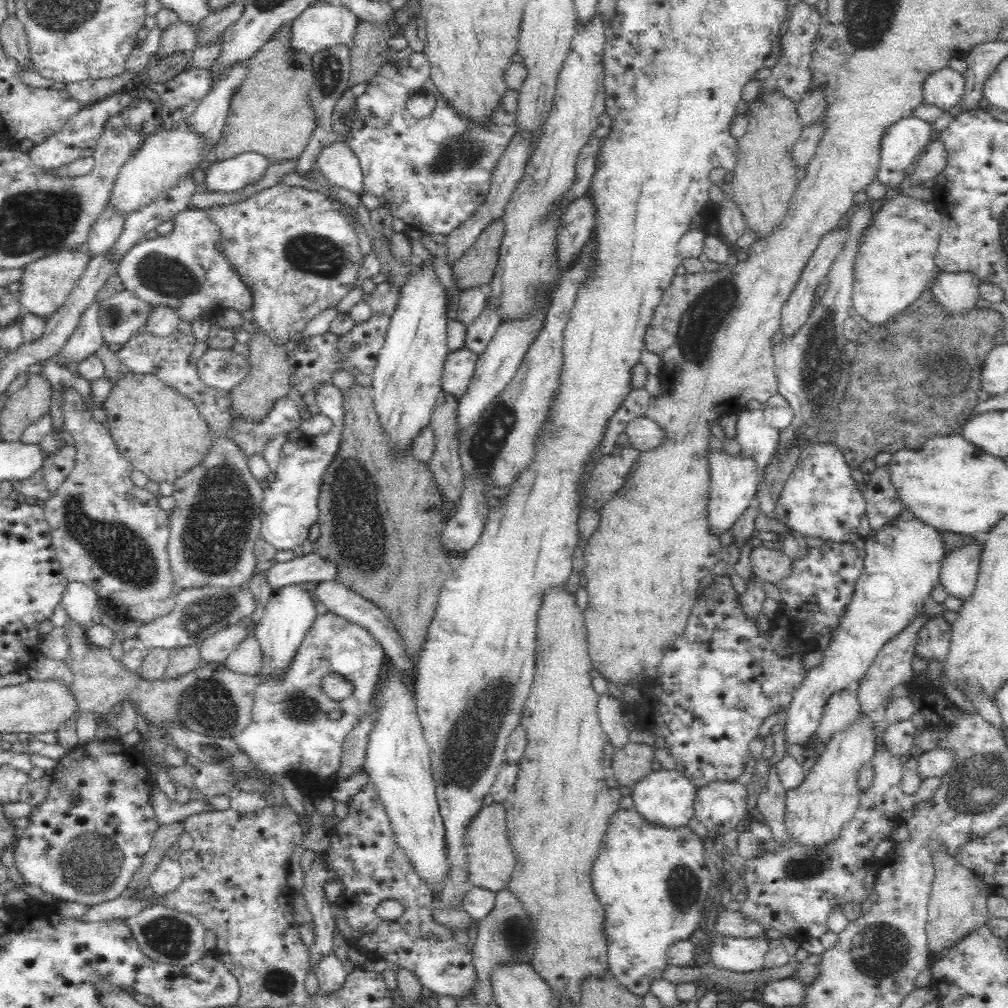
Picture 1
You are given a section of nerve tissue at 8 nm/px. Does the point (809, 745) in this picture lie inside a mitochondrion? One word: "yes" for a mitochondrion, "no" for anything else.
no

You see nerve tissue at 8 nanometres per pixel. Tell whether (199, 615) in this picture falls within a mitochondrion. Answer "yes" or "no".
yes

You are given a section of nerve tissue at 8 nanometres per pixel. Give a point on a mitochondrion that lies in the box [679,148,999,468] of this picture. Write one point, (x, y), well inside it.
(953, 378)

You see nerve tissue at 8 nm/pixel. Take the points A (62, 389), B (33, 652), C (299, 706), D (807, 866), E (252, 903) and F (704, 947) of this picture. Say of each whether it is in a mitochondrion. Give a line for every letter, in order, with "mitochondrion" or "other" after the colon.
A: other
B: other
C: mitochondrion
D: mitochondrion
E: other
F: other

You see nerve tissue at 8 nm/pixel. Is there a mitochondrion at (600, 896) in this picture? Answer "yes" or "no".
no

